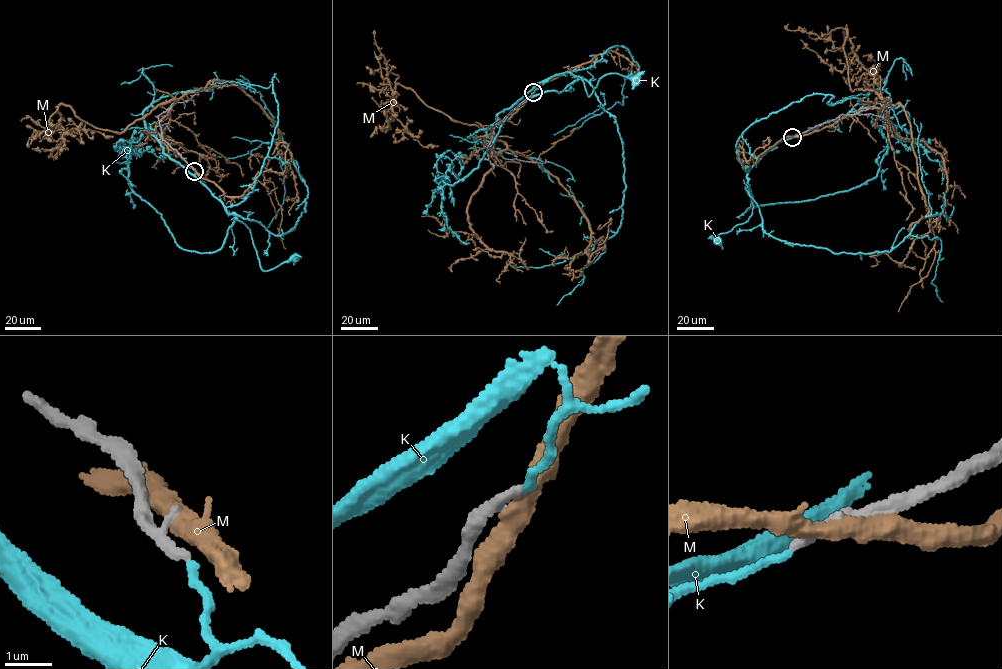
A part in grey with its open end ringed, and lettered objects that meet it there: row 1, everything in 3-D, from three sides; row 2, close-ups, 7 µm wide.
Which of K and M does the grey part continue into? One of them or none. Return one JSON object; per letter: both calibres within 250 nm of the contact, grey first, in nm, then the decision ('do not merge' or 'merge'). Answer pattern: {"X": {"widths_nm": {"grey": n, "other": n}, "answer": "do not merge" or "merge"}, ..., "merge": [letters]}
{"K": {"widths_nm": {"grey": 150, "other": 140}, "answer": "do not merge"}, "M": {"widths_nm": {"grey": 300, "other": 380}, "answer": "do not merge"}, "merge": []}

